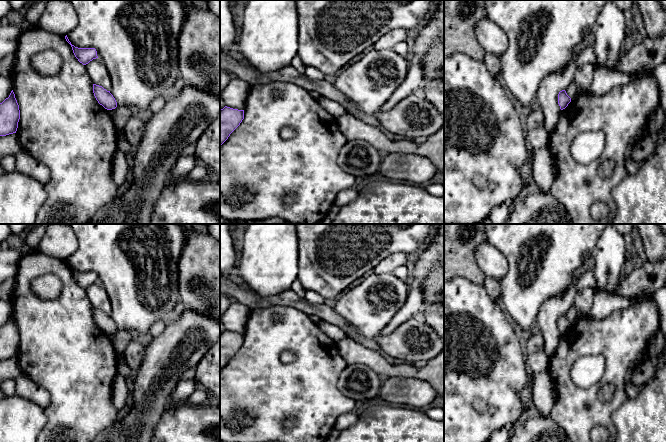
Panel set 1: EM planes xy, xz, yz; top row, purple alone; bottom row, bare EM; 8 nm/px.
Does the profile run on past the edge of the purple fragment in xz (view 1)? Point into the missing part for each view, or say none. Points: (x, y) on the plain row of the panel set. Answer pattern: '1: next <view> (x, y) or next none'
1: next none

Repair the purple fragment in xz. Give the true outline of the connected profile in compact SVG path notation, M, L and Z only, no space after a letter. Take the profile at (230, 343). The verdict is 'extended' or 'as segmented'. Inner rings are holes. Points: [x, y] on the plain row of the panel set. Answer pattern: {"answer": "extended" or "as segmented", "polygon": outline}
{"answer": "as segmented", "polygon": "M225 330L220 334L220 370L244 343L244 334Z"}

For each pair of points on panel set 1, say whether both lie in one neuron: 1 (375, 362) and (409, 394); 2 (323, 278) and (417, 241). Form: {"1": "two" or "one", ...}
{"1": "two", "2": "one"}

